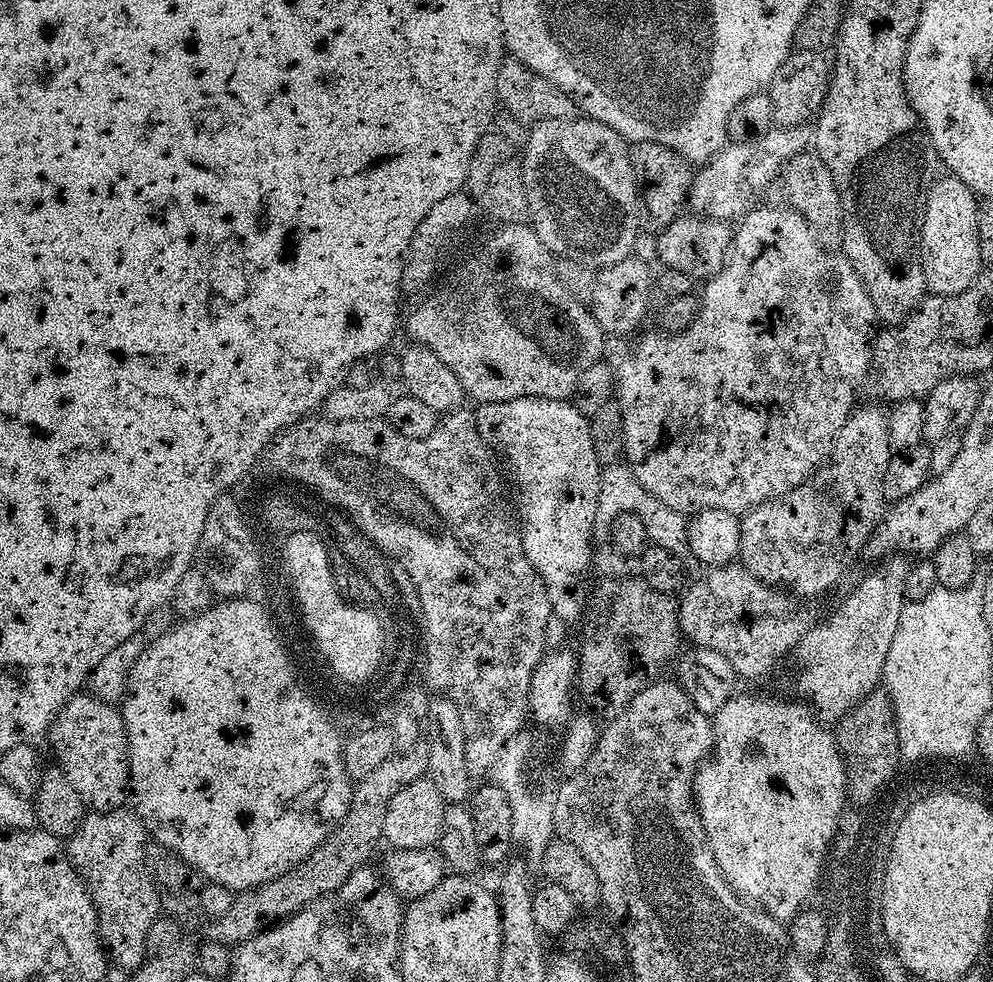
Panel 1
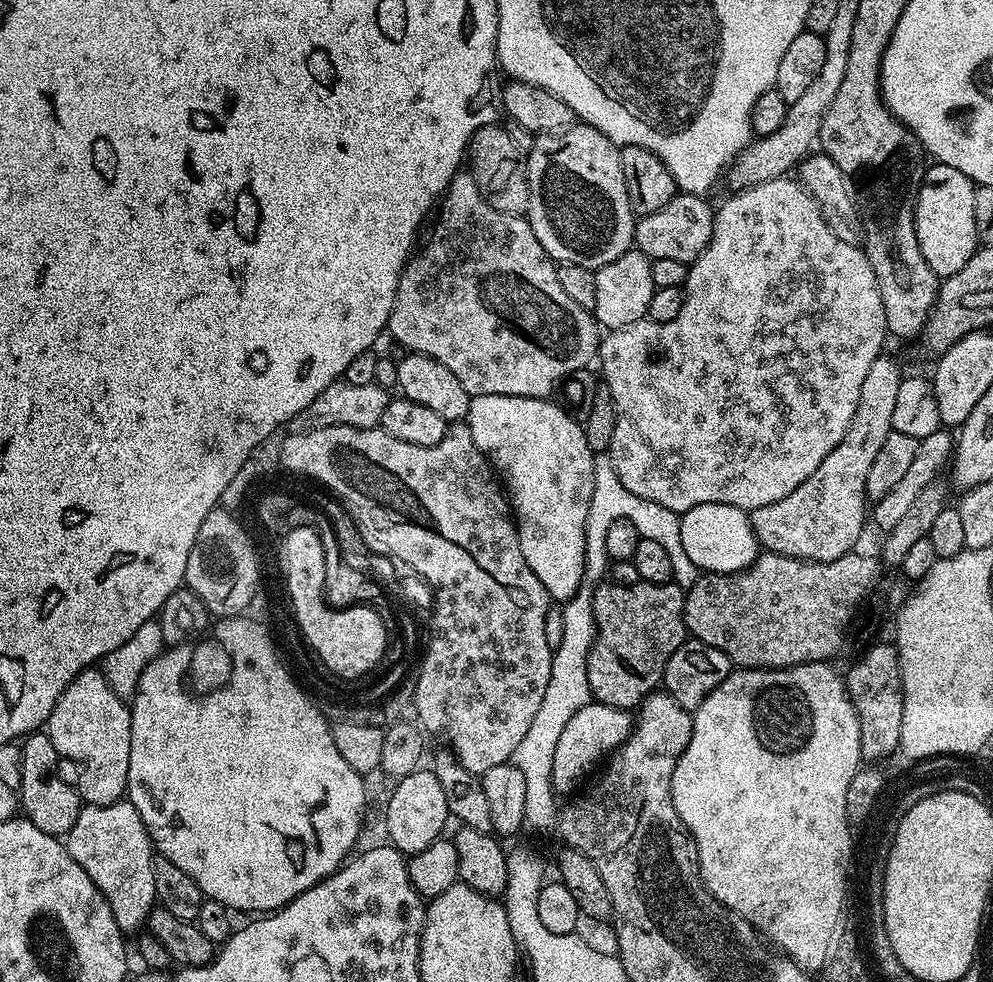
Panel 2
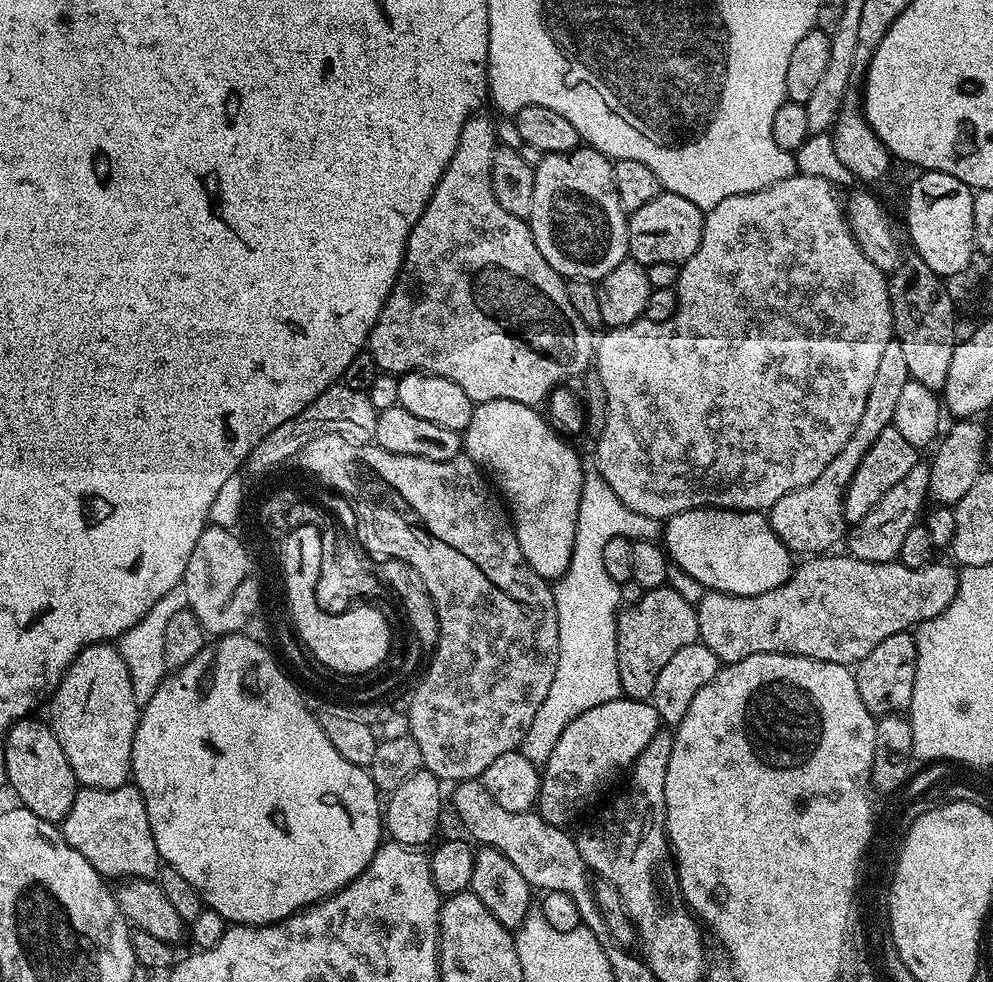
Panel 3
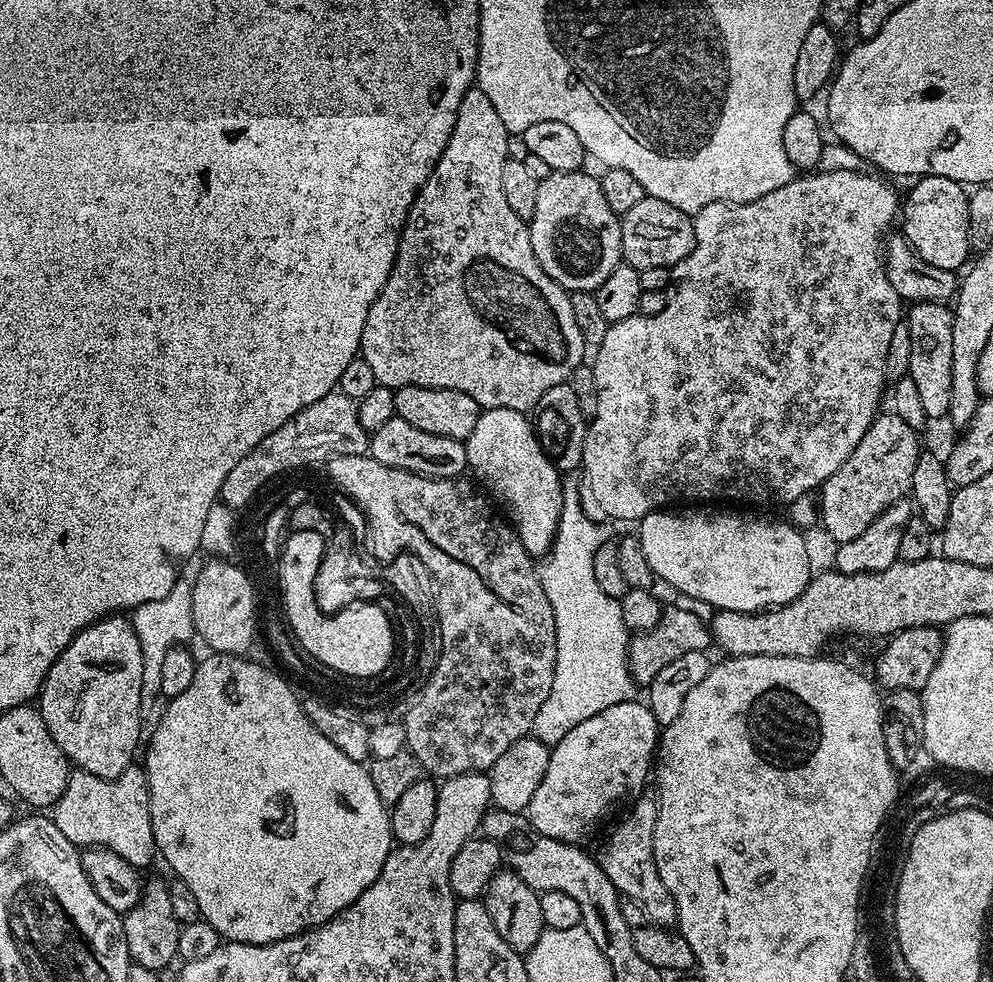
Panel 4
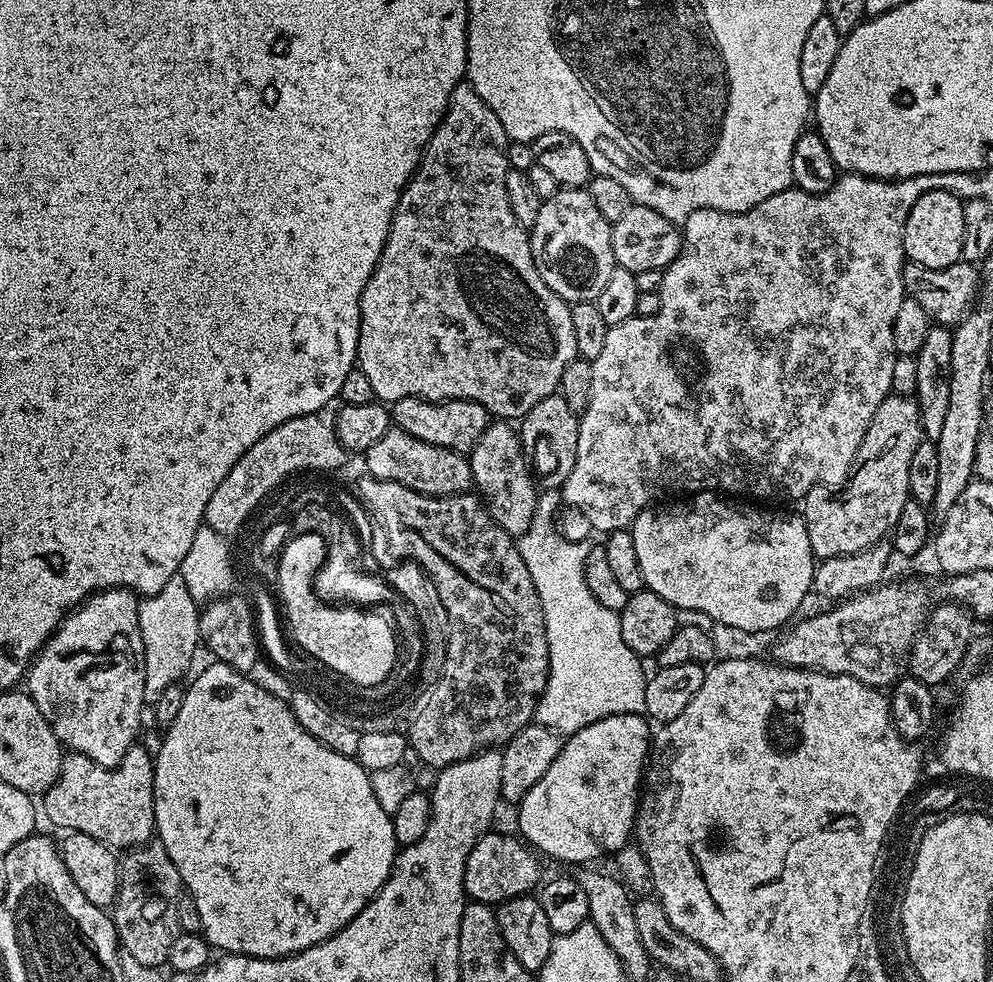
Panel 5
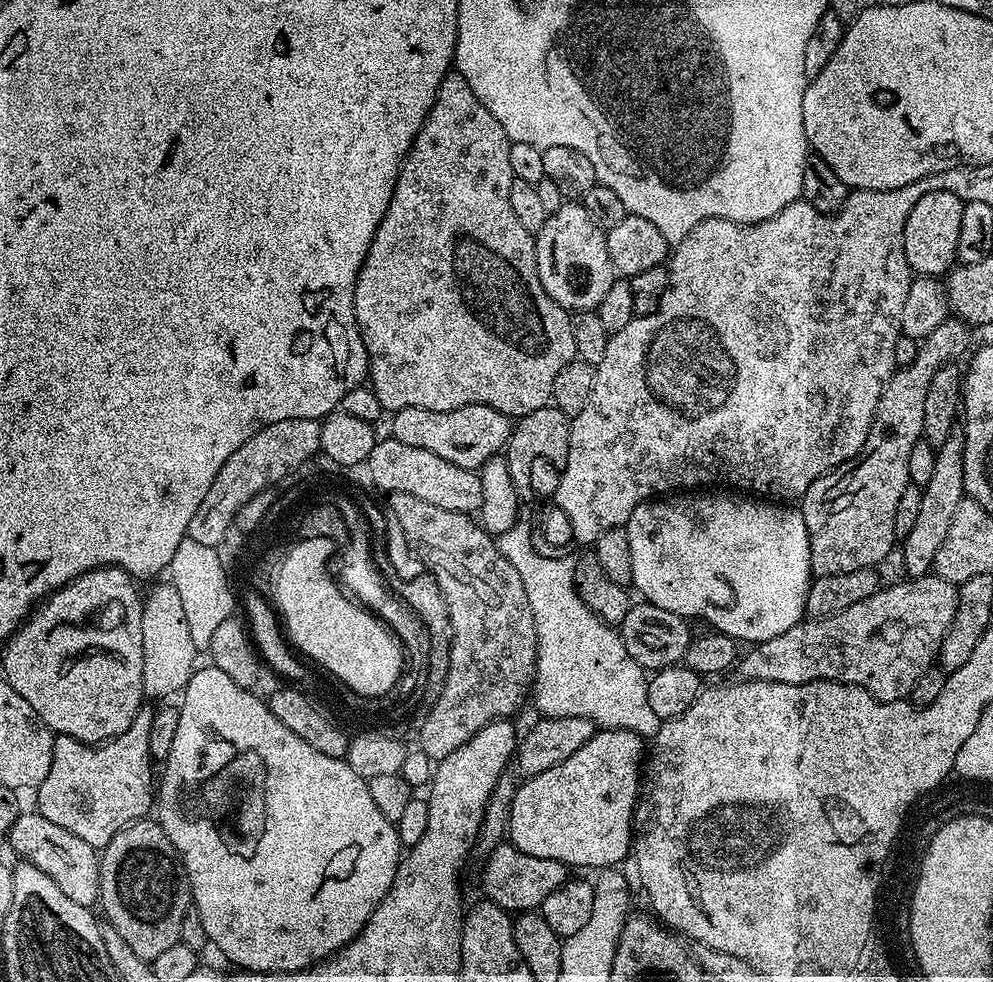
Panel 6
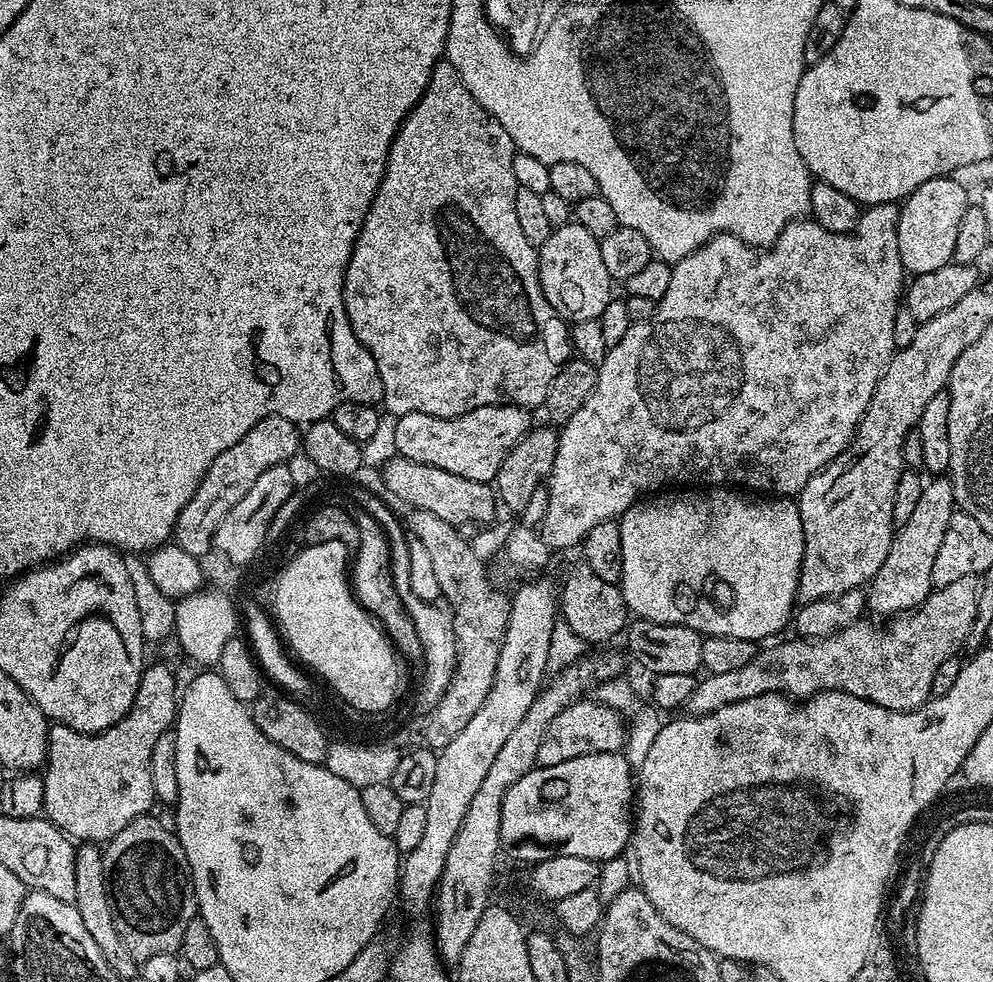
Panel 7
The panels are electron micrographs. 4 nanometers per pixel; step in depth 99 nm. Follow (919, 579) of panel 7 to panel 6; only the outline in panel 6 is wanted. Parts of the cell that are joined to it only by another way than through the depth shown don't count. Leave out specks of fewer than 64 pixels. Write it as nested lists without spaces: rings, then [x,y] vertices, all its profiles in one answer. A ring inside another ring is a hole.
[[[953,434],[942,442],[942,446],[936,449],[934,458],[934,471],[930,474],[930,482],[926,482],[920,488],[922,502],[918,513],[918,519],[914,522],[914,527],[910,529],[910,534],[902,537],[902,548],[904,544],[904,568],[909,577],[926,576],[933,571],[938,546],[942,546],[946,534],[950,530],[950,522],[954,519],[954,510],[958,510],[958,502],[966,498],[964,490],[964,471],[962,470],[962,458],[964,457],[964,438],[963,435]]]

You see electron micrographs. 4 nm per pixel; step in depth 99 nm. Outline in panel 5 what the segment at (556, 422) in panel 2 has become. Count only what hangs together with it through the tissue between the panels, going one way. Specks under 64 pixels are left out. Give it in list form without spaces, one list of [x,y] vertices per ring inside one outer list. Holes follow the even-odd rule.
[[[508,422],[489,423],[488,429],[472,447],[472,483],[475,491],[486,501],[489,514],[513,538],[518,538],[530,526],[536,509],[538,487],[532,481],[528,460],[517,429]]]

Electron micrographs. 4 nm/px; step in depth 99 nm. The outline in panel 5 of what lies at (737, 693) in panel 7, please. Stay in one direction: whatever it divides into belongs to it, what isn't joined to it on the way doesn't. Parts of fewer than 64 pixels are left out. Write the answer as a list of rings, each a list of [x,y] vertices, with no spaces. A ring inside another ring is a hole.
[[[916,580],[888,583],[881,583],[867,592],[859,593],[855,598],[837,603],[829,607],[832,608],[829,612],[820,612],[817,616],[806,617],[805,620],[797,619],[791,627],[777,635],[781,636],[772,644],[771,659],[787,668],[808,668],[812,672],[829,672],[835,676],[858,678],[858,682],[868,684],[871,688],[884,690],[895,684],[905,671],[912,643],[920,635],[924,621],[930,615],[930,603],[928,604],[923,586]]]

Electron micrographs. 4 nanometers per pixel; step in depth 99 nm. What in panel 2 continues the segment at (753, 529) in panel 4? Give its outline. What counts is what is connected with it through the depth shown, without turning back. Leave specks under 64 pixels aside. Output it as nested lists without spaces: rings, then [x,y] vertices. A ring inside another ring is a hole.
[[[721,504],[694,506],[681,515],[680,533],[686,555],[690,557],[690,562],[694,562],[694,566],[700,568],[701,573],[730,576],[734,572],[744,571],[756,562],[756,535],[749,513],[743,508]]]

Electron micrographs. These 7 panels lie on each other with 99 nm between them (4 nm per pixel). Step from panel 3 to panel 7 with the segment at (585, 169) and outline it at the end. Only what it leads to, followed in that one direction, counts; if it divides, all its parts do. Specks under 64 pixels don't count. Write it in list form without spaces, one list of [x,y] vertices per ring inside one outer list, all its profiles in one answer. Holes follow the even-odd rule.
[[[569,222],[553,227],[550,238],[539,245],[540,285],[546,294],[546,302],[569,322],[599,320],[602,310],[614,299],[614,282],[602,262],[600,242],[586,230],[586,226]]]

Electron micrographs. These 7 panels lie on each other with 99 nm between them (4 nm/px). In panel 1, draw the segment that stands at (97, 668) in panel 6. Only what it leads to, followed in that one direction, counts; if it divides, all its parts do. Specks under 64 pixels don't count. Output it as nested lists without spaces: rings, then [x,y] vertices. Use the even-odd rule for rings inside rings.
[[[91,694],[71,696],[52,719],[46,733],[52,743],[55,763],[66,774],[70,786],[82,798],[85,809],[109,812],[125,807],[130,800],[128,787],[128,735],[121,709]]]

